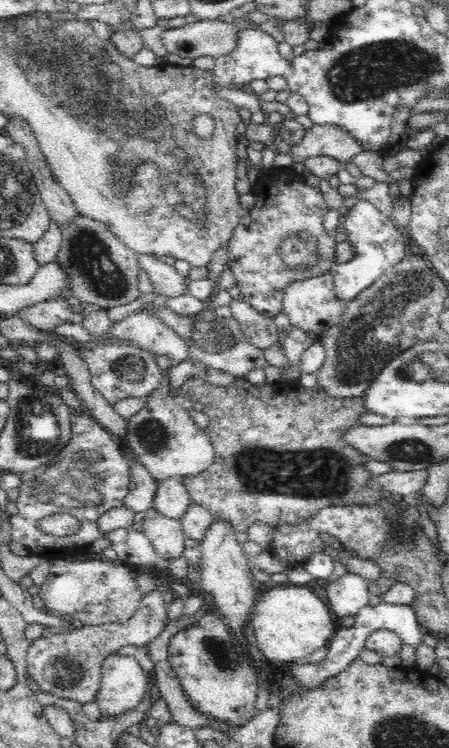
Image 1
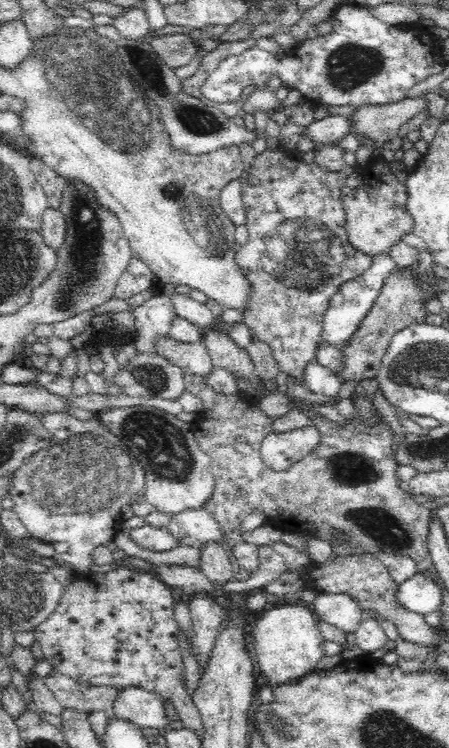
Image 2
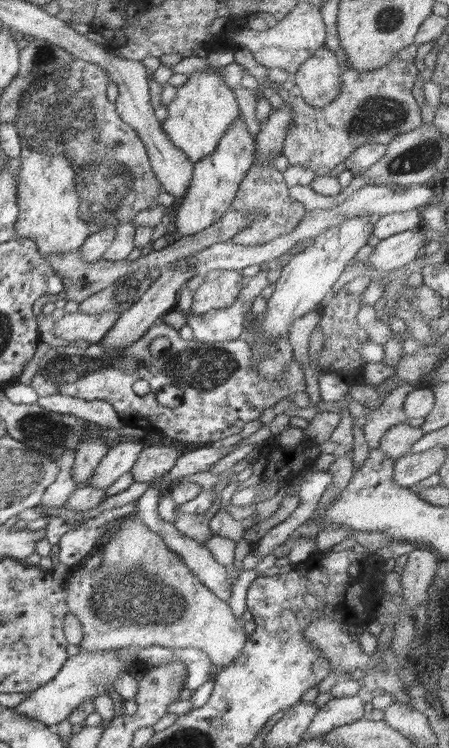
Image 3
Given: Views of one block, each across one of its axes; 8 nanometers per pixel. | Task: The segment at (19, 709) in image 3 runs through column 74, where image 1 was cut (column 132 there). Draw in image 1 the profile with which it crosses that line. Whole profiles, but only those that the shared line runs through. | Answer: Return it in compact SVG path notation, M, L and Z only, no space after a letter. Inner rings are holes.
M121 650L104 659L101 674L100 690L96 693L95 702L102 717L113 717L137 707L144 696L147 687L147 674L132 655L126 655Z

